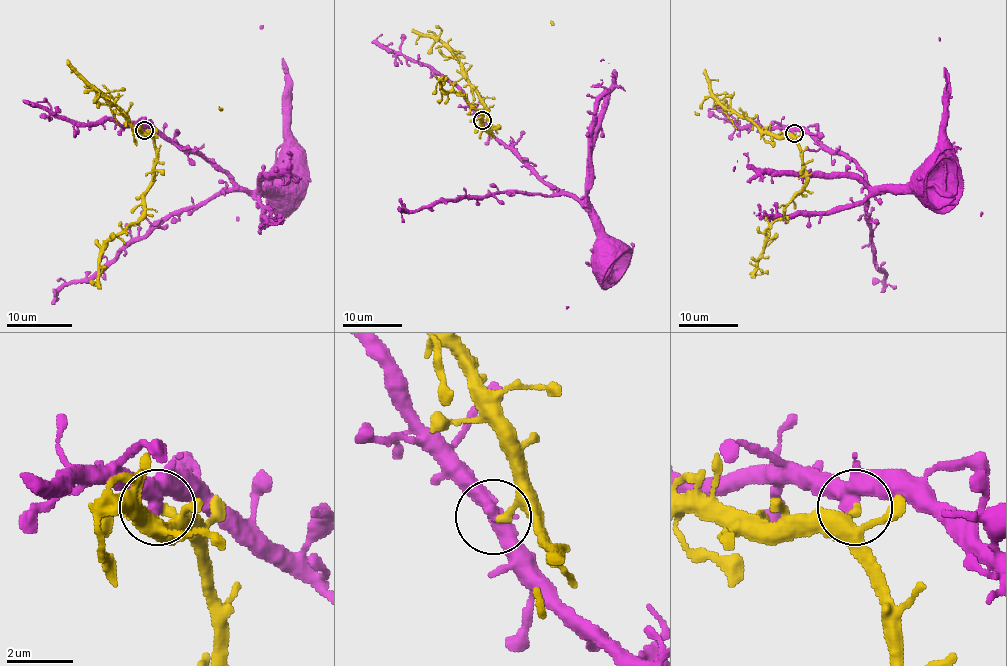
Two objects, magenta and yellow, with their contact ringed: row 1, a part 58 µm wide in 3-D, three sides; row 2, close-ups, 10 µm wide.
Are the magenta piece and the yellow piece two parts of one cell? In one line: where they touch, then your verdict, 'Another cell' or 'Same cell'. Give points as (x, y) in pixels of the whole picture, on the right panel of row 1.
Place: (794, 133). Another cell

